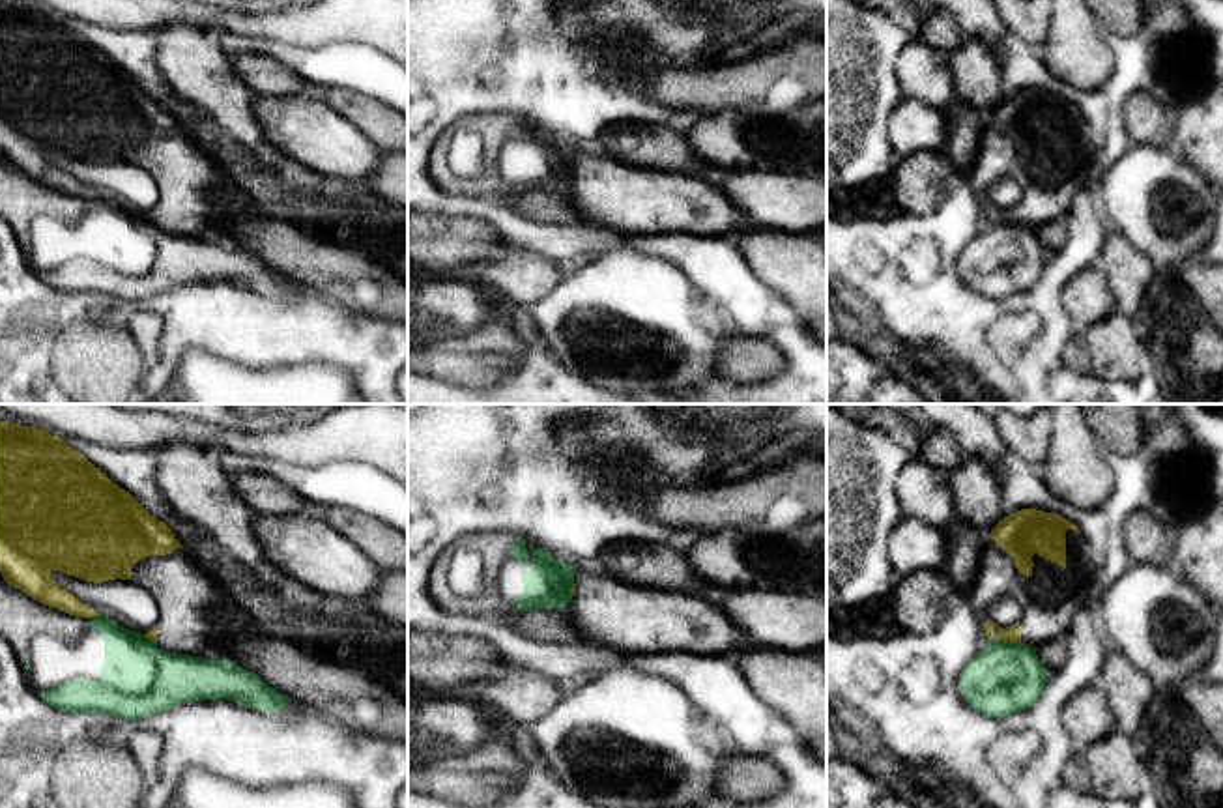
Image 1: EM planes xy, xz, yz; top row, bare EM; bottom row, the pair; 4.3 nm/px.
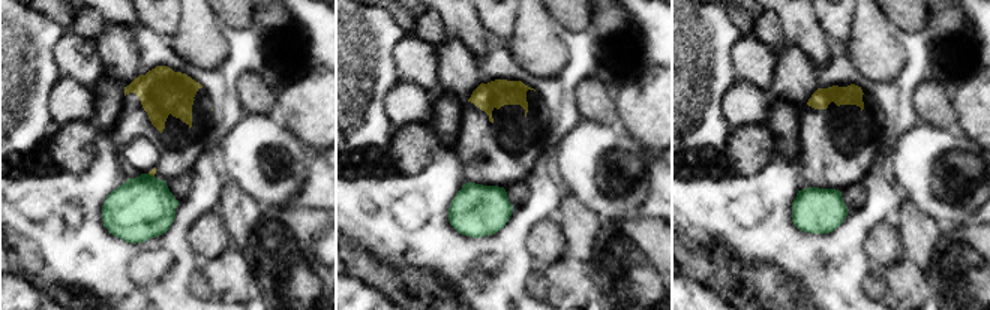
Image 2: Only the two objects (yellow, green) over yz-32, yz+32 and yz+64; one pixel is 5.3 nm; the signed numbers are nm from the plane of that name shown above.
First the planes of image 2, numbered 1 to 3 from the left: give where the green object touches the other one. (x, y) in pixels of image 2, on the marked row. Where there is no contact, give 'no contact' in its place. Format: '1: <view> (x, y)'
1: yz-32 (152, 174)
2: no contact
3: no contact

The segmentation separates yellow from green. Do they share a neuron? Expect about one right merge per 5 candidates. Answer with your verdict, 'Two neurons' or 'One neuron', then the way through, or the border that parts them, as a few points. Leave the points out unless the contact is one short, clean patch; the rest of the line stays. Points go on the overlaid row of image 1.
Two neurons. Boundary: yz (988, 640), (1020, 644)

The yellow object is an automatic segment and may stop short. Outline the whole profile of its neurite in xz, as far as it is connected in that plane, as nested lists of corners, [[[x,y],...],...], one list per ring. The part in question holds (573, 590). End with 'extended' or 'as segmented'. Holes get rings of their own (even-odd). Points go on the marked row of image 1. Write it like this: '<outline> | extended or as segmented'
[[[578,567],[563,612],[583,642],[621,653],[735,655],[748,647],[744,632],[714,602]]] | extended

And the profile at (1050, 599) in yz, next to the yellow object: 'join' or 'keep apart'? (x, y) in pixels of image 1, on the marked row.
join

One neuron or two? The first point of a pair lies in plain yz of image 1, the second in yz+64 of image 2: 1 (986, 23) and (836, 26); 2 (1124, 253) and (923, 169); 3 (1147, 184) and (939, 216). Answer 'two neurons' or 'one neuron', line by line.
1: two neurons
2: two neurons
3: one neuron

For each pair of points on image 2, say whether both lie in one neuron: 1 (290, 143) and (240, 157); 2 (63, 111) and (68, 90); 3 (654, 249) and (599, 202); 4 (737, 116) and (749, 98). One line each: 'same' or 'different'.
1: same
2: same
3: different
4: same

